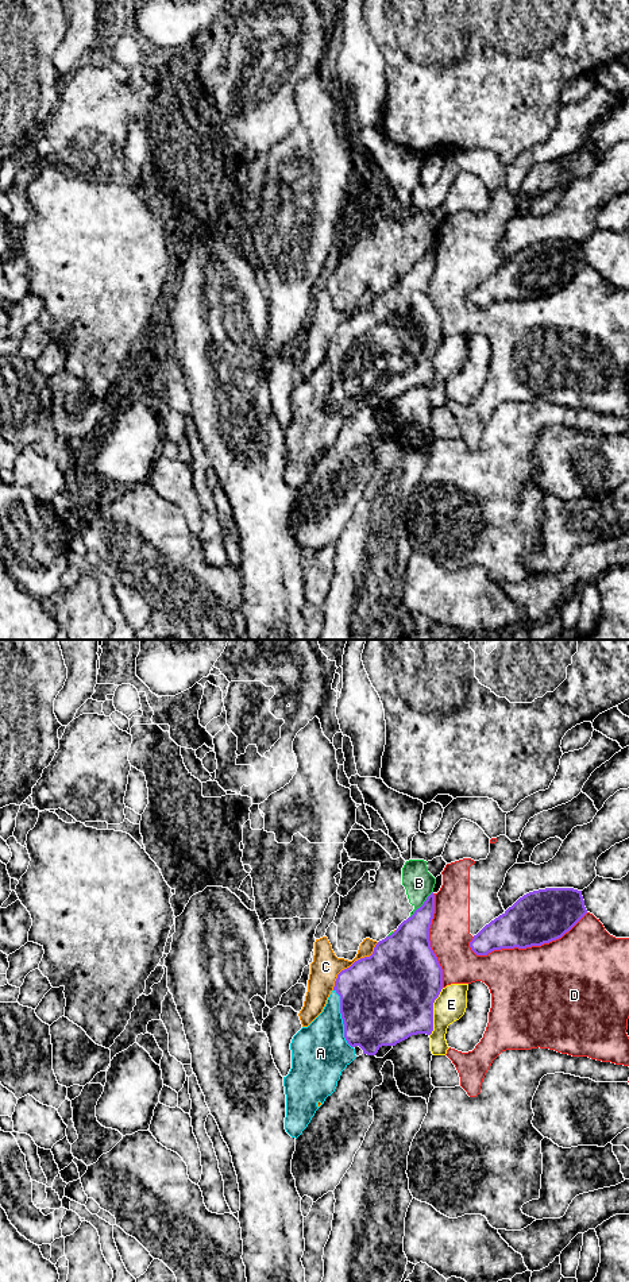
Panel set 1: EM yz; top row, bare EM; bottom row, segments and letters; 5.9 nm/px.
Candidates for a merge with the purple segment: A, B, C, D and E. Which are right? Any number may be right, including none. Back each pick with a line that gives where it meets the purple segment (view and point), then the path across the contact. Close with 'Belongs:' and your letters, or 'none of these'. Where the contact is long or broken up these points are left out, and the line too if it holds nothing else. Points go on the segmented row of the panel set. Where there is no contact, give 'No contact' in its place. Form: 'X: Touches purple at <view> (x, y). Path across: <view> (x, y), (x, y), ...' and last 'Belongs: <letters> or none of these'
A: Touches purple at yz (342, 1018). Path across: yz (381, 1003), (350, 1018), (342, 1018), (342, 1026), (320, 1053)
Belongs: A

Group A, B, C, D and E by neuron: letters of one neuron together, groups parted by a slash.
A / B / C / D / E

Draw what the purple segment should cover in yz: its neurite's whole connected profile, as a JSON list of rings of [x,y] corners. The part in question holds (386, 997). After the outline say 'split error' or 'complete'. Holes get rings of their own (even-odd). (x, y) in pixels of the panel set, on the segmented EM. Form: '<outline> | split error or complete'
[[[433,892],[427,897],[424,904],[414,911],[414,914],[404,920],[398,928],[385,939],[379,941],[374,951],[370,957],[360,958],[355,961],[350,968],[341,970],[337,974],[335,981],[333,991],[331,992],[327,1004],[323,1012],[308,1026],[302,1027],[292,1039],[290,1050],[292,1050],[292,1069],[286,1077],[283,1077],[283,1086],[286,1094],[286,1117],[285,1117],[285,1130],[292,1138],[298,1138],[302,1131],[308,1127],[312,1117],[314,1116],[316,1111],[320,1108],[317,1103],[320,1101],[321,1105],[324,1104],[325,1098],[331,1096],[336,1086],[337,1081],[340,1080],[341,1071],[356,1058],[355,1055],[355,1046],[359,1046],[363,1050],[363,1054],[375,1055],[382,1046],[395,1046],[397,1043],[408,1039],[412,1035],[417,1034],[427,1034],[431,1035],[433,1031],[433,1003],[439,997],[443,989],[443,969],[437,961],[436,954],[431,947],[429,941],[429,928],[432,924],[435,914],[435,895]]] | split error

